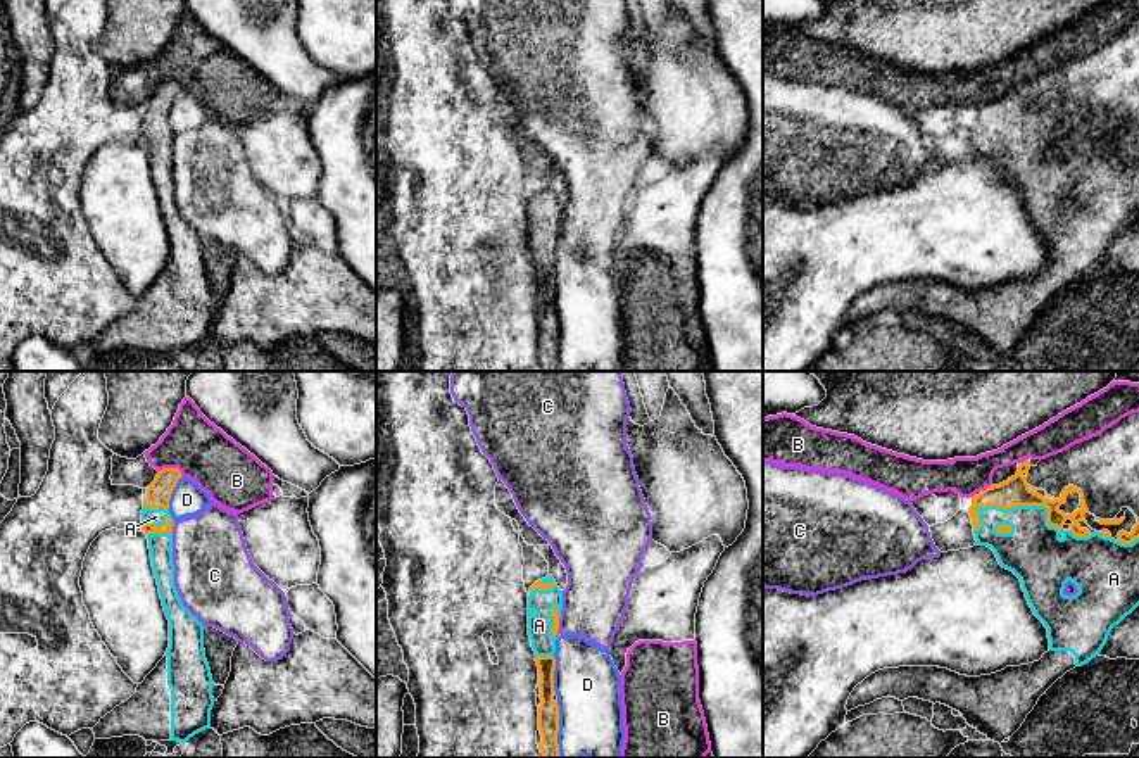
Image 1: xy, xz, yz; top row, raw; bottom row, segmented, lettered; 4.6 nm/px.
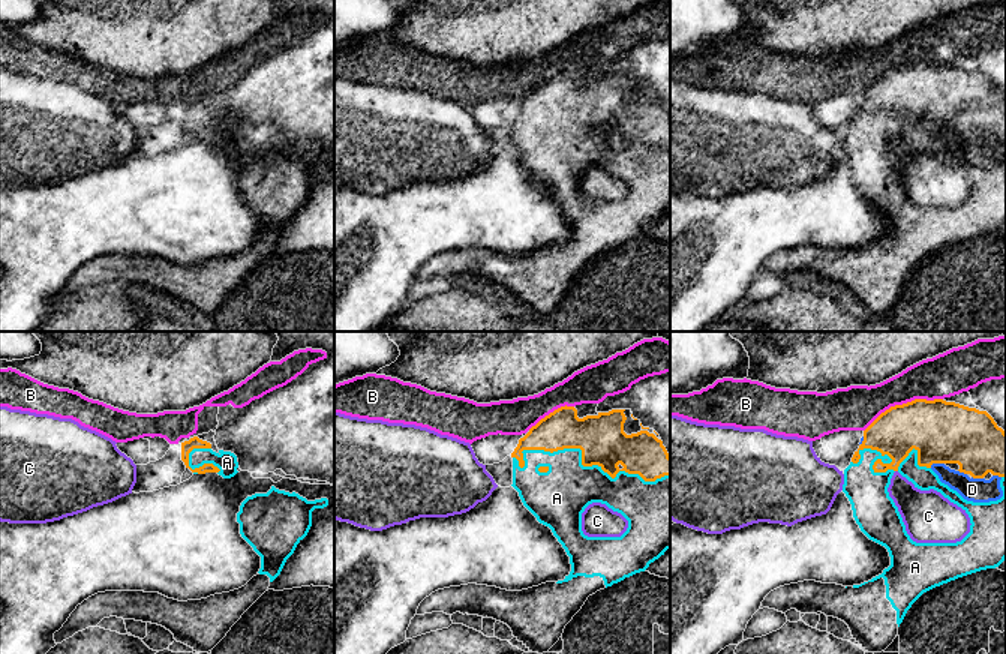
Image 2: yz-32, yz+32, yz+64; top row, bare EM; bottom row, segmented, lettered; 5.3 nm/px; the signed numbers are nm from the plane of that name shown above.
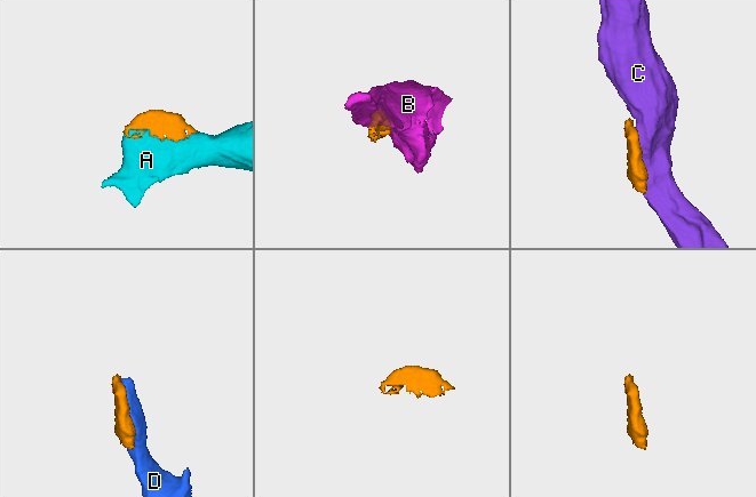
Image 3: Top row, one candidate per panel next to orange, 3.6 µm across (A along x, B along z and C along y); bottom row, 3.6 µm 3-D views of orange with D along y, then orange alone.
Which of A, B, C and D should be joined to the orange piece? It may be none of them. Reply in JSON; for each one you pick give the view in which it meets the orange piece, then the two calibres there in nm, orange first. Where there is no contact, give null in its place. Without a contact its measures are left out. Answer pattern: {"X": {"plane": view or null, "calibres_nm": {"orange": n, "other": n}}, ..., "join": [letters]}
{"A": {"plane": "yz", "calibres_nm": {"orange": 130, "other": 280}}, "join": ["A"]}

